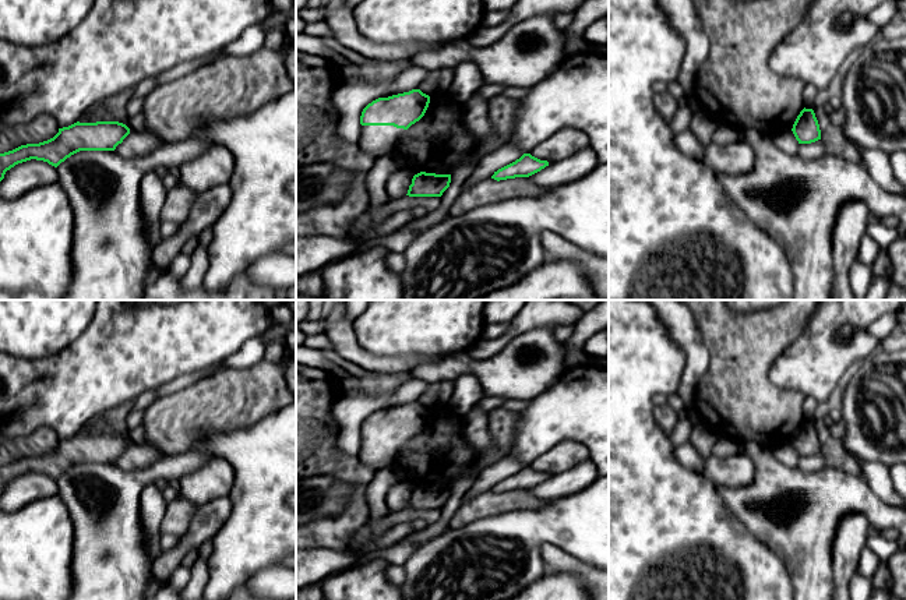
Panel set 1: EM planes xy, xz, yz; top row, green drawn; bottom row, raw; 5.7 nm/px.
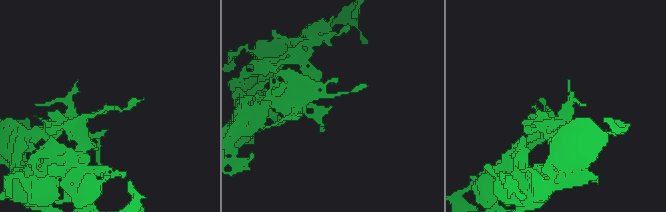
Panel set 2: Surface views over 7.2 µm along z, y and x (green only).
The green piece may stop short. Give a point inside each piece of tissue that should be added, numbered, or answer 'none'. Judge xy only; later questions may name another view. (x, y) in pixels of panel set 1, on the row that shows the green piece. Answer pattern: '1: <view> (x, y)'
none

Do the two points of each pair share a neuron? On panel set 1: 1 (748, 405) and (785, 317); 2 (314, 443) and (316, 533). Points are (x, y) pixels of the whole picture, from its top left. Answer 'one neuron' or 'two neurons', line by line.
1: one neuron
2: one neuron

